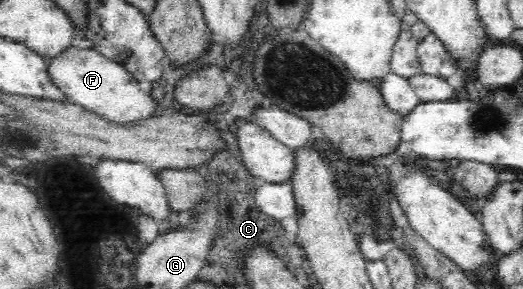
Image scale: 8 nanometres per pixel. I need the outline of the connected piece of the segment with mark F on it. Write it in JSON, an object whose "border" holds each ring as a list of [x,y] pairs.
{"border":[[[69,46],[48,63],[51,80],[67,94],[69,101],[115,123],[149,121],[166,114],[159,109],[159,101],[155,101],[151,94],[141,91],[137,78],[133,77],[129,70],[93,48],[82,49]]]}

